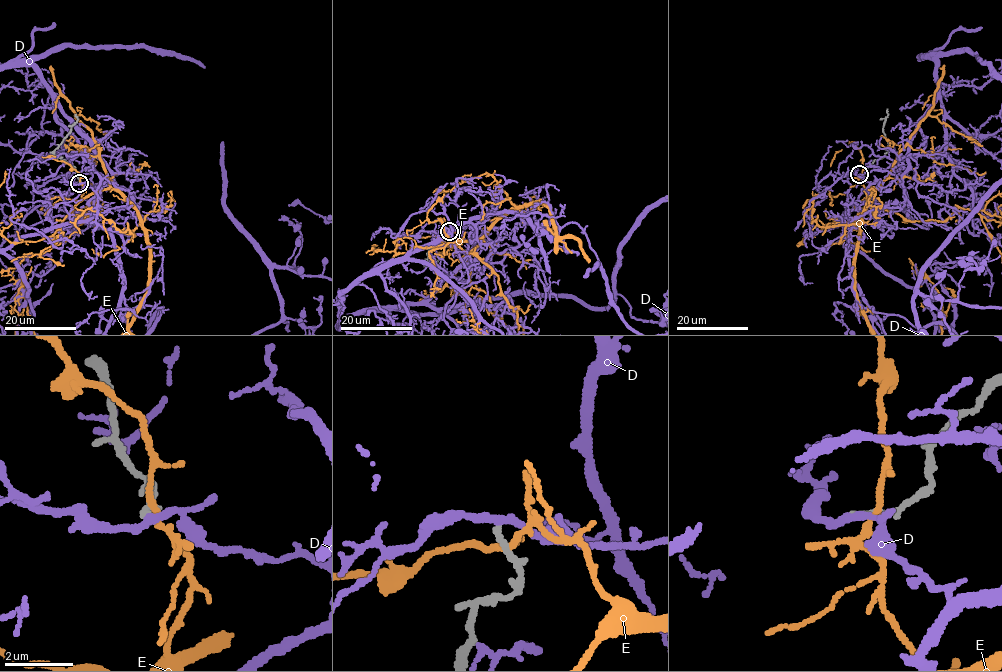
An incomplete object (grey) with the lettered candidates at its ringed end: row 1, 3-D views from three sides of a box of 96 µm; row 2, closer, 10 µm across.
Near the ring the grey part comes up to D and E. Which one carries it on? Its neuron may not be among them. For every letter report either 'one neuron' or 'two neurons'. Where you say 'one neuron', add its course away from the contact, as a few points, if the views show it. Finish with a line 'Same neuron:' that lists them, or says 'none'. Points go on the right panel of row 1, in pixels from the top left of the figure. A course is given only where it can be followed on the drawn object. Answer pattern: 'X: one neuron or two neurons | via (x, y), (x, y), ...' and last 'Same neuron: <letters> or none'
D: two neurons
E: two neurons
Same neuron: none

